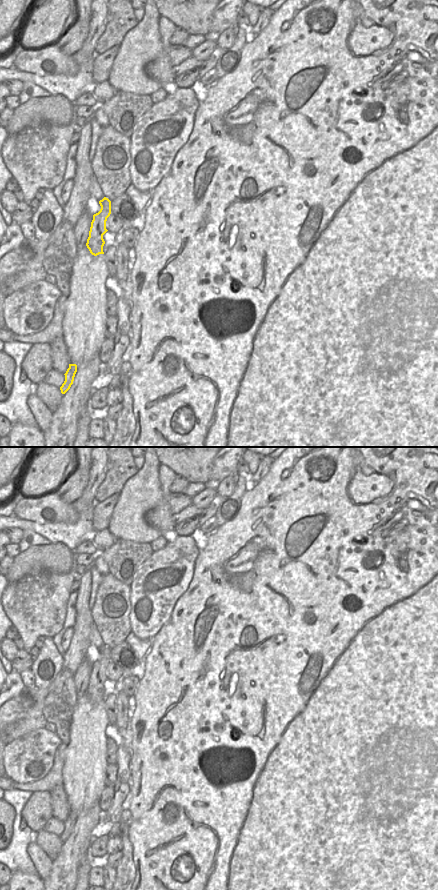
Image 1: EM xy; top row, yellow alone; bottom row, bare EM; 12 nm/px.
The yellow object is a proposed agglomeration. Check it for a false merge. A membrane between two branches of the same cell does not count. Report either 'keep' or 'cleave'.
keep

